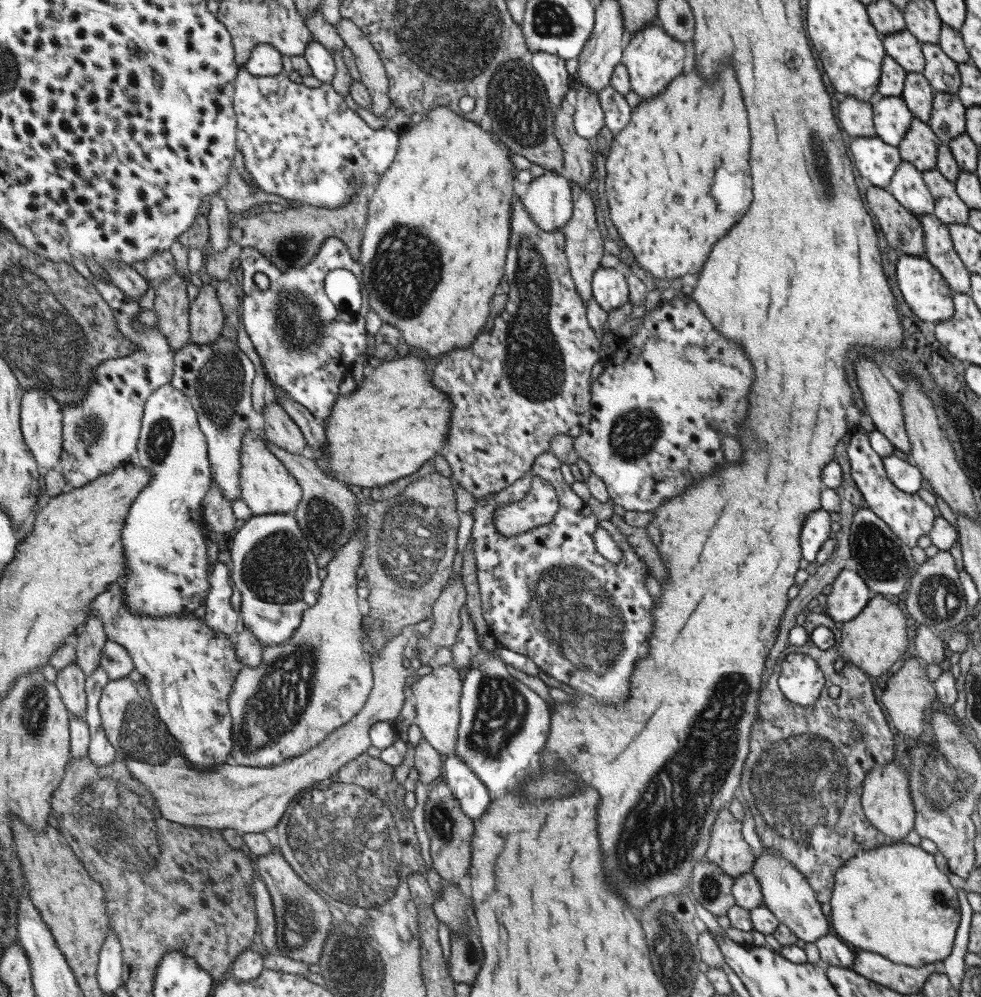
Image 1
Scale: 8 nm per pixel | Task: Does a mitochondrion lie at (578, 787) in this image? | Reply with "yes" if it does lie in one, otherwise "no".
no

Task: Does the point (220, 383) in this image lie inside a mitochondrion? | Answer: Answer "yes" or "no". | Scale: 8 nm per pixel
yes

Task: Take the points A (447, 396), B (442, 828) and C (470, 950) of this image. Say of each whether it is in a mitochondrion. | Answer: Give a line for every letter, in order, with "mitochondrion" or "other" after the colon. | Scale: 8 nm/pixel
A: other
B: mitochondrion
C: mitochondrion

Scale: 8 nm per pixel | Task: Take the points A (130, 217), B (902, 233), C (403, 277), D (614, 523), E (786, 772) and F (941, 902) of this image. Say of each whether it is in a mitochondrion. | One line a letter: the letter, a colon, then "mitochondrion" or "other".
A: other
B: mitochondrion
C: mitochondrion
D: other
E: mitochondrion
F: mitochondrion

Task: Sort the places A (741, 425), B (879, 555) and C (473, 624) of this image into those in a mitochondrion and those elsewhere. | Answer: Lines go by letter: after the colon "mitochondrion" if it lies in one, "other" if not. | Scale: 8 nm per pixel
A: other
B: mitochondrion
C: other

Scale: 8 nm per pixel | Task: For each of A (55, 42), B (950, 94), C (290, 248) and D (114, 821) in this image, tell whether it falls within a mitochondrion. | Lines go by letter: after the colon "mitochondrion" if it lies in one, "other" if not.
A: other
B: other
C: mitochondrion
D: mitochondrion

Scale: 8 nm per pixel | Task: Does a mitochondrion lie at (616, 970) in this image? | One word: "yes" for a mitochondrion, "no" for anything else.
no

